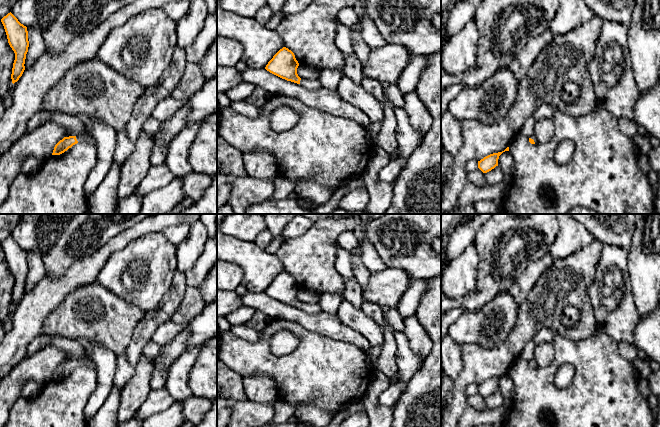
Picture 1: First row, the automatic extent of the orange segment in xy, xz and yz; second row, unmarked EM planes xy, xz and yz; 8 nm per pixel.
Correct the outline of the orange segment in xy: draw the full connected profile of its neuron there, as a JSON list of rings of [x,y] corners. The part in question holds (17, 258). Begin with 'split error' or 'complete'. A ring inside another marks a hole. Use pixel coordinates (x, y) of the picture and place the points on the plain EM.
complete | [[[10,236],[1,243],[8,267],[15,277],[11,303],[14,308],[19,304],[25,294],[25,283],[28,276],[29,265],[27,251],[21,248]]]

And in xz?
split error | [[[283,271],[268,286],[265,293],[282,303],[300,308],[309,314],[321,312],[318,304],[300,302],[297,298],[298,290],[299,287],[296,284],[294,277],[288,272]]]

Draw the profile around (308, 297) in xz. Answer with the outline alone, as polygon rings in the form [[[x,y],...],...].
[[[299,289],[297,292],[297,298],[300,302],[306,304],[317,304],[319,301],[319,294],[315,294],[312,291]]]

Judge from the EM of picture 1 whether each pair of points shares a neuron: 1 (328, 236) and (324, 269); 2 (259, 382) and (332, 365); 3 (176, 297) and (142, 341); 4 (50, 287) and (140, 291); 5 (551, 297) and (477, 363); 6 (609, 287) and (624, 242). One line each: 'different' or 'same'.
1: same
2: different
3: same
4: different
5: same
6: different

